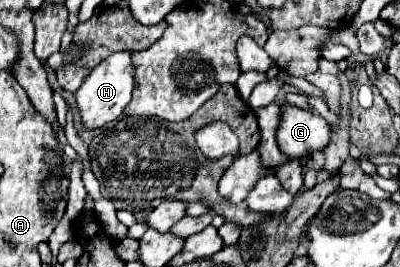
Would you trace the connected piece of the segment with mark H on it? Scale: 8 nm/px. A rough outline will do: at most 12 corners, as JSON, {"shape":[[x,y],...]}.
{"shape":[[116,51],[76,91],[88,129],[132,99],[134,51]]}

